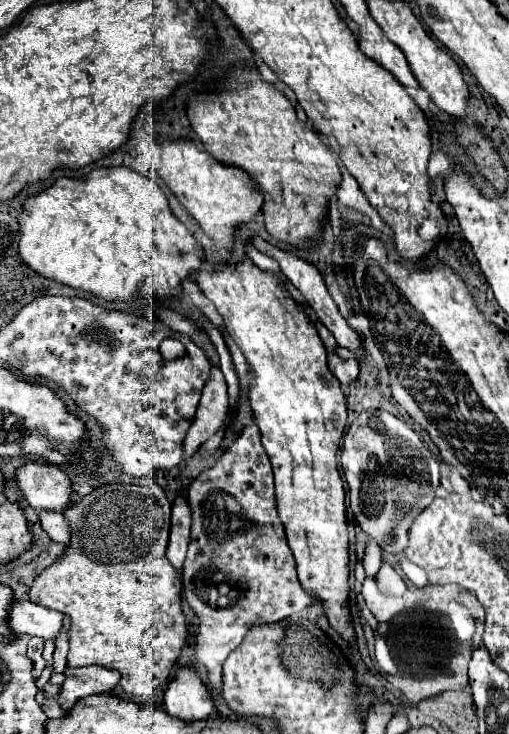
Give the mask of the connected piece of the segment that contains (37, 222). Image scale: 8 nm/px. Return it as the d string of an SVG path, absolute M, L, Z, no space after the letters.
M124 165L98 167L84 177L58 177L48 189L24 201L18 225L18 257L28 267L48 279L94 293L106 301L128 301L136 295L174 297L180 293L180 281L198 271L204 261L200 243L170 211L164 191L146 175Z

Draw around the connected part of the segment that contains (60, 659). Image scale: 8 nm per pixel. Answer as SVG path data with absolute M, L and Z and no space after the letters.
M64 615L62 621L62 631L56 635L56 651L54 651L54 669L58 673L64 671L66 667L66 653L68 653L68 629L70 629L70 617Z

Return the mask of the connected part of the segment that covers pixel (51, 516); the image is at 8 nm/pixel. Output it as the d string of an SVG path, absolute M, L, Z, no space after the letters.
M38 511L38 519L40 519L42 529L46 531L46 535L52 541L58 541L58 543L68 545L70 531L68 531L68 523L62 517L62 513L58 513L58 511L54 511L54 513L52 511Z

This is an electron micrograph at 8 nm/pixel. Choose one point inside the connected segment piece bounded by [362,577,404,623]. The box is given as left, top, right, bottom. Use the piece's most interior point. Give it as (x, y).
(383, 607)

